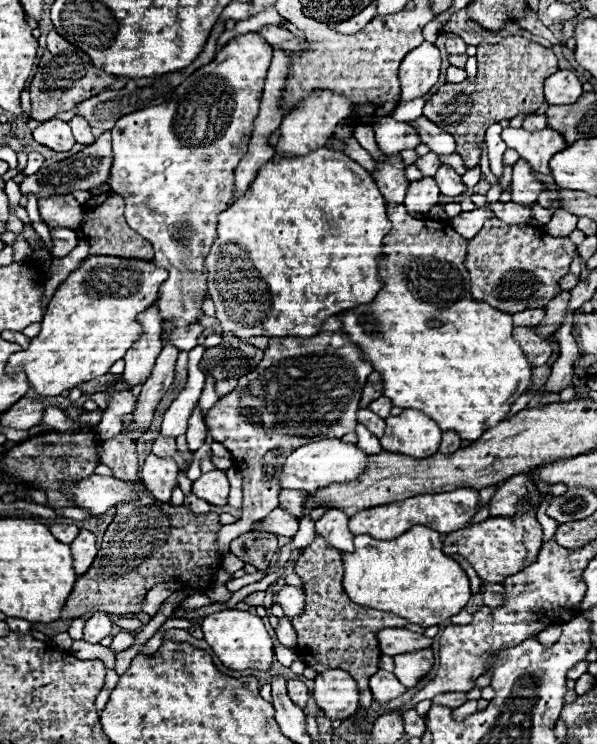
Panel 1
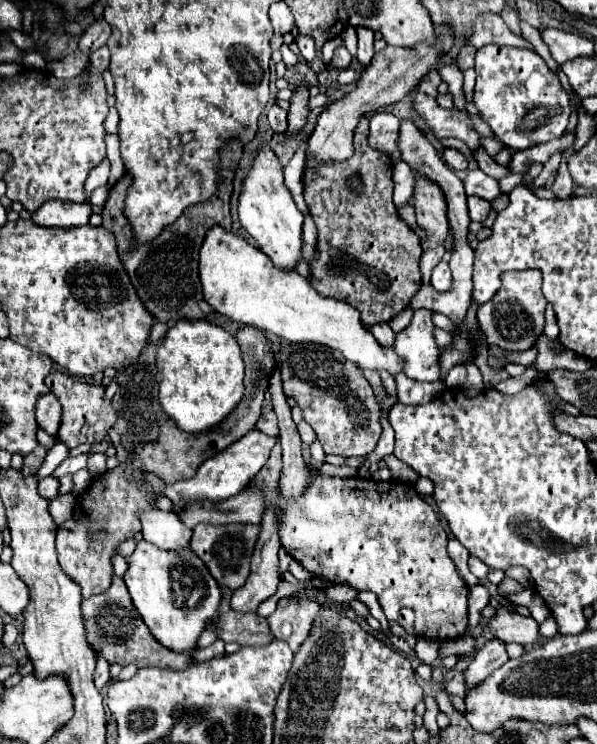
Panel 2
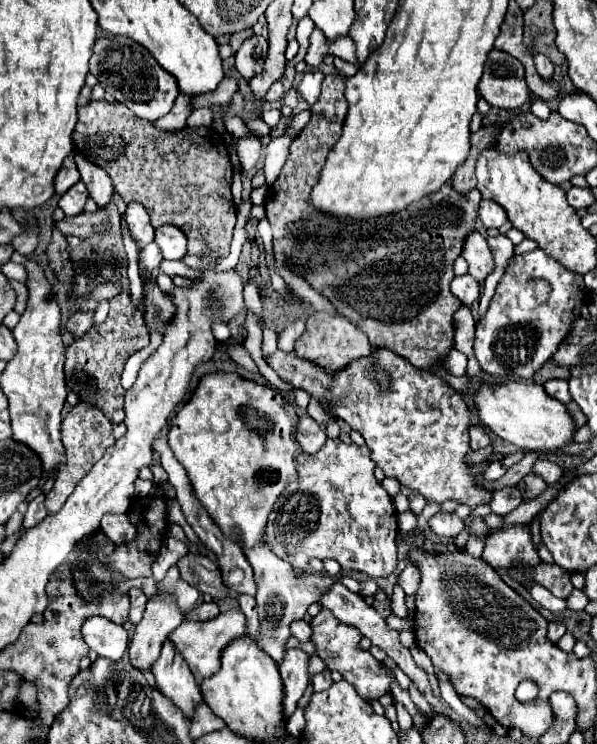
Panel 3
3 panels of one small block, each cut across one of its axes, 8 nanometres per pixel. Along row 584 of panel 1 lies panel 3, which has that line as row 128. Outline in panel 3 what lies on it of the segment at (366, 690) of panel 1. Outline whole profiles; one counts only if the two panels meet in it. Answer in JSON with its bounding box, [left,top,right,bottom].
[266,74,482,392]

